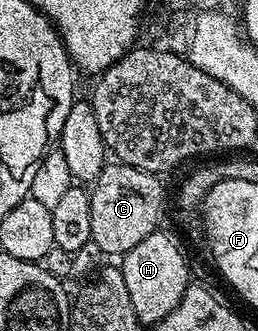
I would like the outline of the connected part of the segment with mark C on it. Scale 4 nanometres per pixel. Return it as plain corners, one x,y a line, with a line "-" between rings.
120,162
112,163
104,163
101,172
90,187
89,212
92,213
90,236
91,240
99,246
102,255
119,258
135,248
141,240
145,240
145,237
151,235
155,229
158,229
165,200
165,190
161,184
162,179
158,175
133,168
132,165
125,165

